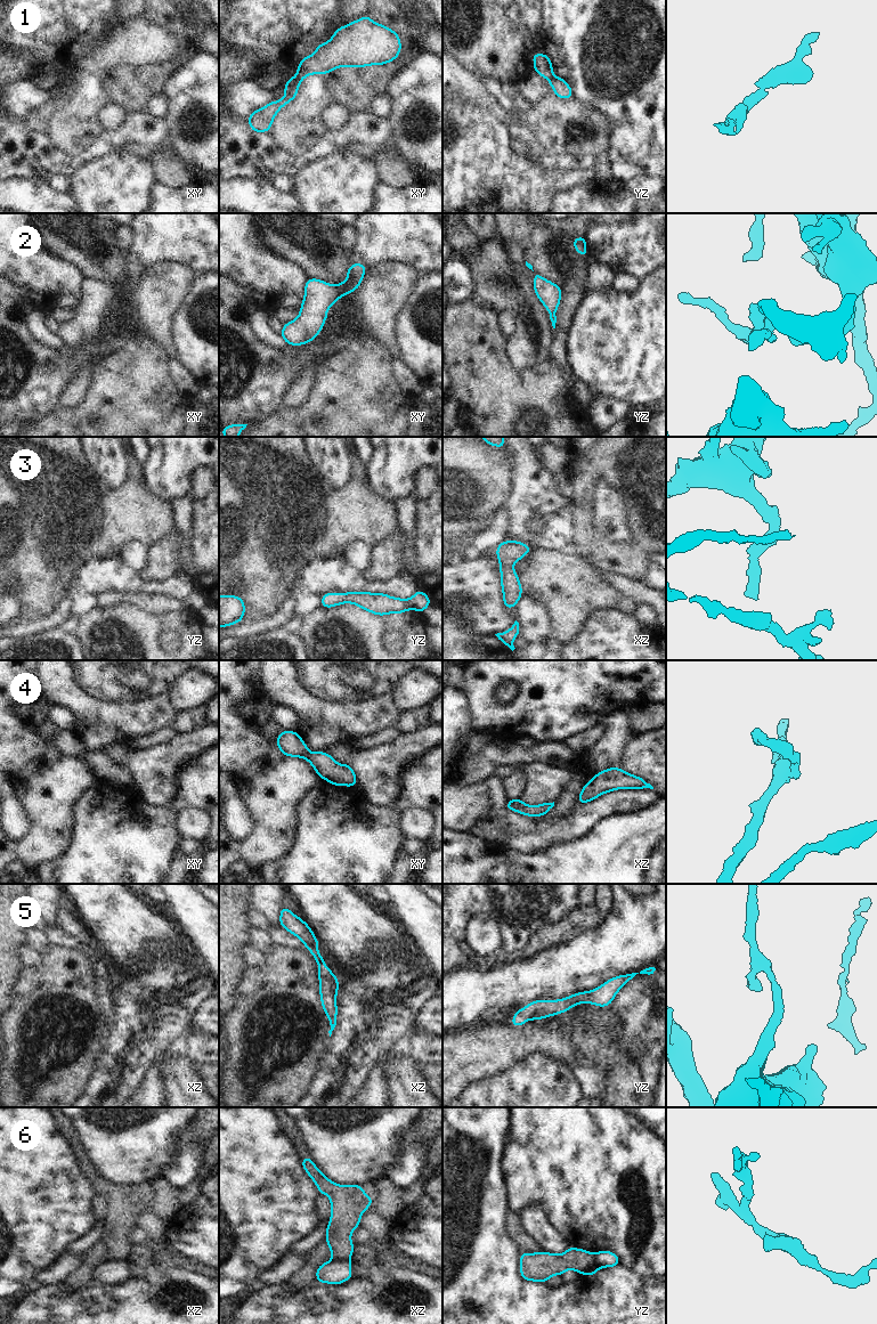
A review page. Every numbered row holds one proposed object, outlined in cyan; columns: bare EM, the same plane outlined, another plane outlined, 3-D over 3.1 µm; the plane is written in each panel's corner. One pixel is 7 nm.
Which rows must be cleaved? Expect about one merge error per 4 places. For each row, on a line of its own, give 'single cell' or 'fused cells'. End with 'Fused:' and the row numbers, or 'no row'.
1: fused cells
2: single cell
3: single cell
4: single cell
5: single cell
6: fused cells
Fused: 1, 6

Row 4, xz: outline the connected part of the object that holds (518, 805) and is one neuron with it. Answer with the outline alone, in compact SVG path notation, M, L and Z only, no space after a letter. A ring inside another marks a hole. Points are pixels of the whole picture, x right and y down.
M520 798L515 799L507 799L507 804L505 810L512 810L520 814L527 815L527 817L542 817L545 814L549 814L550 810L554 806L553 803L543 803L539 805L527 805L525 804Z

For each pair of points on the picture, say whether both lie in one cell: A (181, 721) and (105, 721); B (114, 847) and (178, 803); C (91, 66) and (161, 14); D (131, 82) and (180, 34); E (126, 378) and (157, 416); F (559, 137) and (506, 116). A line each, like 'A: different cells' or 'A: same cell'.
A: different cells
B: same cell
C: different cells
D: same cell
E: same cell
F: same cell

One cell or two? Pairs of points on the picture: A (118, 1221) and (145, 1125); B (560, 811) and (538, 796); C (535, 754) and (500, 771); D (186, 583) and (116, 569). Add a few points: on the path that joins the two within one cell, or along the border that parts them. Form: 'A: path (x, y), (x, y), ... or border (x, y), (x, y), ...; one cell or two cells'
A: border (102, 1177), (113, 1184), (136, 1184), (139, 1187); two cells
B: border (570, 780), (554, 802); two cells
C: border (512, 765), (498, 765), (489, 776); two cells
D: path (169, 586), (143, 586), (134, 583); one cell

